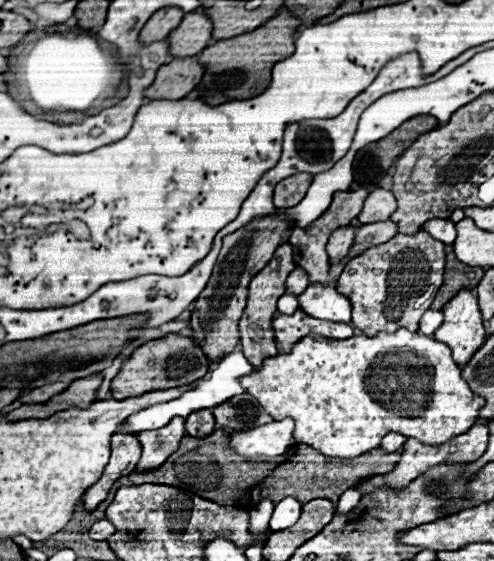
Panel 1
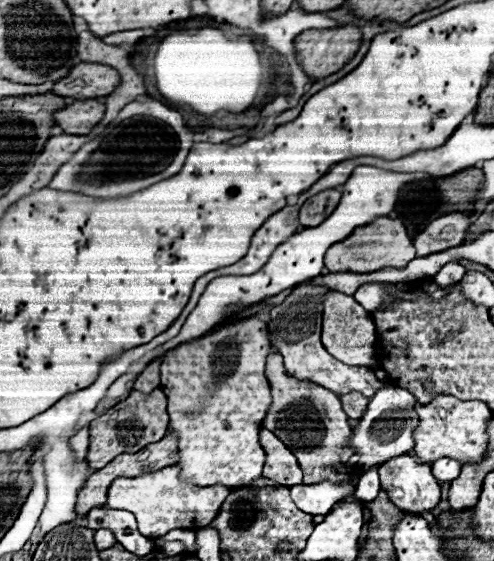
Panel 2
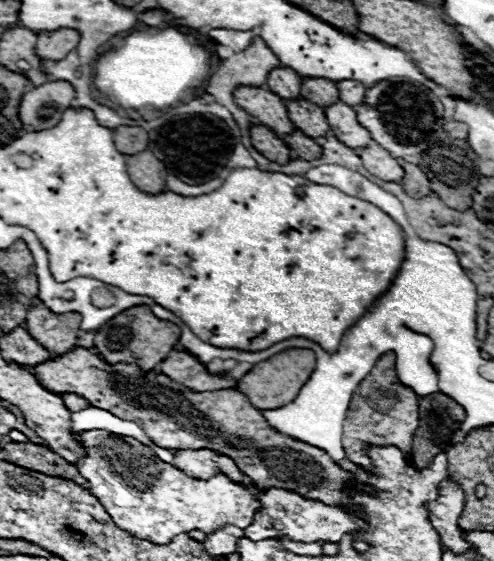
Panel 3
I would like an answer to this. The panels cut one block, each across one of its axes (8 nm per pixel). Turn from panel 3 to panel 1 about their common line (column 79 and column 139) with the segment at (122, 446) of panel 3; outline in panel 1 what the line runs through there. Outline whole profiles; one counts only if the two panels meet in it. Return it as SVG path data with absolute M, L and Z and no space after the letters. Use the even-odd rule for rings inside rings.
M174 416L166 426L158 430L146 430L138 434L138 440L142 444L142 458L138 462L138 470L150 470L154 466L160 466L180 444L182 436L186 436L184 430L184 418Z

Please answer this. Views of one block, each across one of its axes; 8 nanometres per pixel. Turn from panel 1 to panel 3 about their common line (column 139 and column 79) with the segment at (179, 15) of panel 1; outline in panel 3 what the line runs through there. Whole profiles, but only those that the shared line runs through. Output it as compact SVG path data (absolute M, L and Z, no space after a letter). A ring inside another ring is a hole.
M56 30L56 32L40 32L36 54L40 54L42 62L60 62L66 54L78 44L80 34L76 30Z

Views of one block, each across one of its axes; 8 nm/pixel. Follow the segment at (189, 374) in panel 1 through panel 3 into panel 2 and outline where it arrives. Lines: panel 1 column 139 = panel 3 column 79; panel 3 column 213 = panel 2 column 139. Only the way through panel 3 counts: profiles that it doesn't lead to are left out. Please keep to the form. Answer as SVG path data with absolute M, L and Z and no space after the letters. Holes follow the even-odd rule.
M160 388L150 394L132 390L126 400L118 402L106 414L90 422L90 450L86 460L90 468L100 470L120 454L132 454L148 444L160 442L168 432L168 424L170 424L170 416L166 414L166 394L162 394Z

